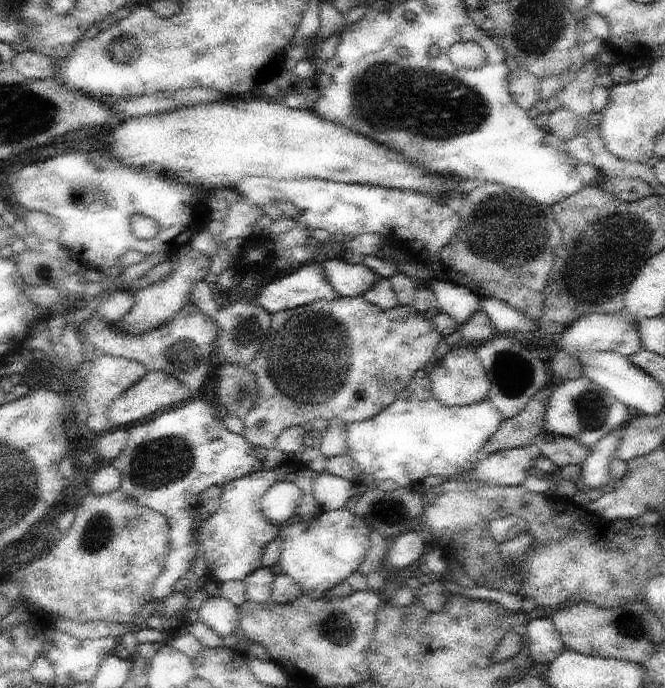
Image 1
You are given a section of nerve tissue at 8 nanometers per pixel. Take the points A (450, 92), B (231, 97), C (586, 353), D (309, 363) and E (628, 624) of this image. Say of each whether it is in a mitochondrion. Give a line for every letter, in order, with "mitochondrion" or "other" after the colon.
A: mitochondrion
B: other
C: other
D: mitochondrion
E: mitochondrion

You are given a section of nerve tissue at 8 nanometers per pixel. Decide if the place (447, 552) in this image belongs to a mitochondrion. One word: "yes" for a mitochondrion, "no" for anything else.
no

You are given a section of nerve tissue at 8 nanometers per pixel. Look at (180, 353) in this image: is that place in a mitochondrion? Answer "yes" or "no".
yes

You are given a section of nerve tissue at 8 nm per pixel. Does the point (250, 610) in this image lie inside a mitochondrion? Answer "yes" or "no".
no

